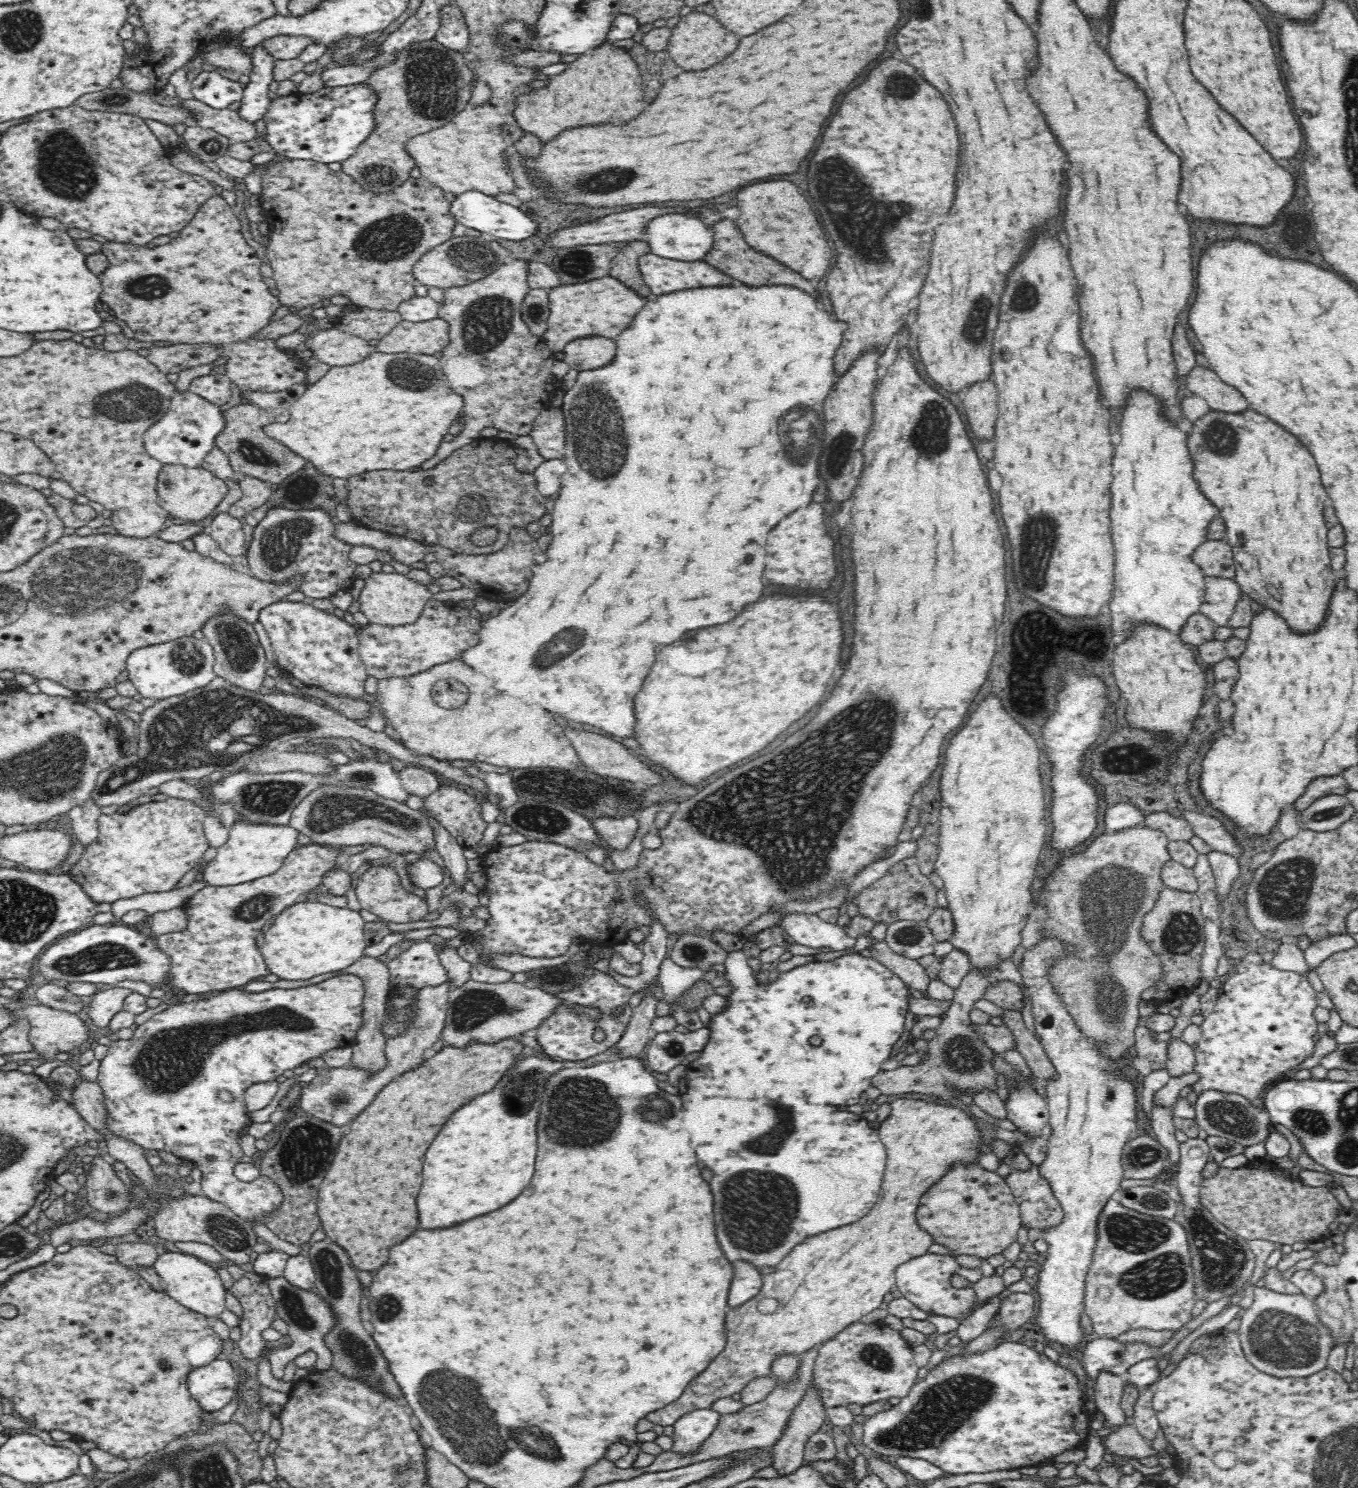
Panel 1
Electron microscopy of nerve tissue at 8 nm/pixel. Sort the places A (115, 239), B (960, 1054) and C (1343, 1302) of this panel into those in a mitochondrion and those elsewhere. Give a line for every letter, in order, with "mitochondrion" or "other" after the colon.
A: other
B: mitochondrion
C: other

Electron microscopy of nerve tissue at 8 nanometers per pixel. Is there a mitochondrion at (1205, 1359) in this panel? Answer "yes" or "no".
no

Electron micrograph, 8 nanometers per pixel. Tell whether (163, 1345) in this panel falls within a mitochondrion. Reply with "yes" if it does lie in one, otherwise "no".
yes

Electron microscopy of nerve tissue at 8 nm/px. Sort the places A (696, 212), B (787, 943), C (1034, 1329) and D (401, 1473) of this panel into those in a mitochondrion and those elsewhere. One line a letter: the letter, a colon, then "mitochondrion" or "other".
A: other
B: other
C: other
D: mitochondrion

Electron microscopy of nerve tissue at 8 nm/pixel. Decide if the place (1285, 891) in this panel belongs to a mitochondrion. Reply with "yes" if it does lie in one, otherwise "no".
yes

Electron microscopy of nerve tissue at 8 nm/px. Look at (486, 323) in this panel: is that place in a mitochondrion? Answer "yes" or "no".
yes

